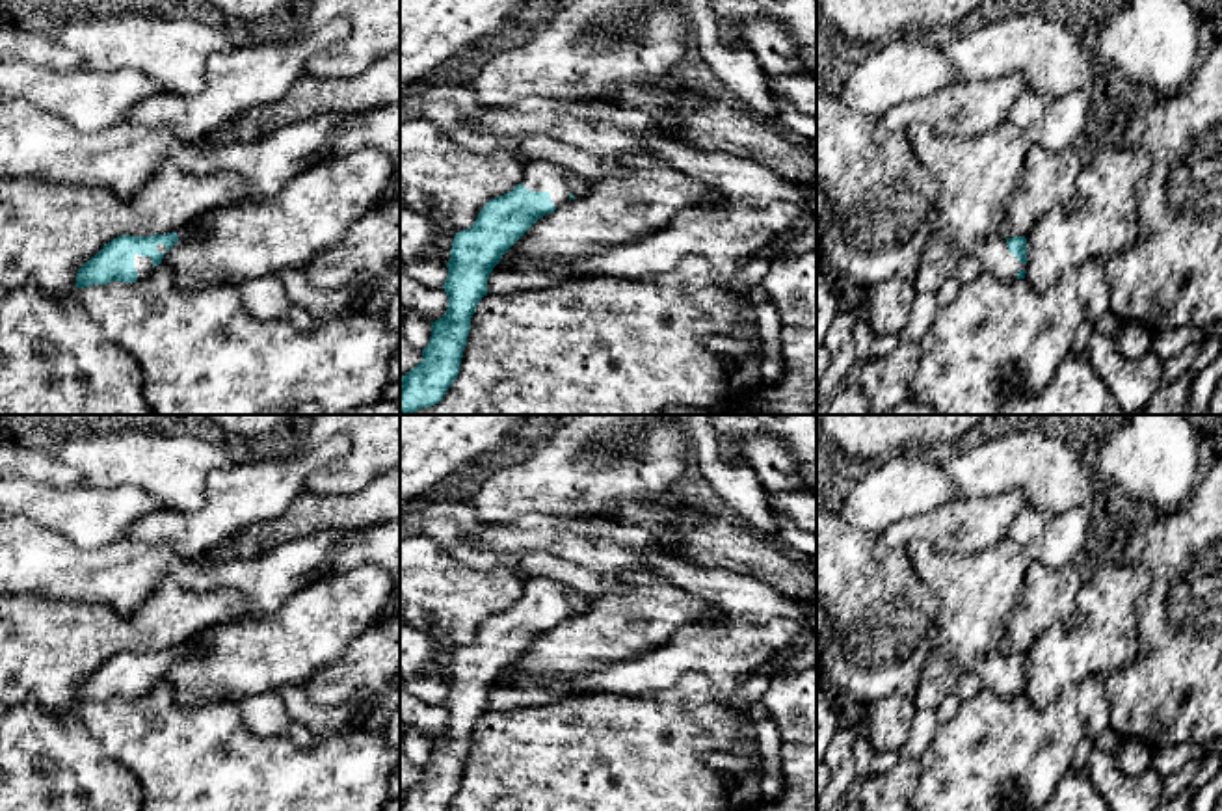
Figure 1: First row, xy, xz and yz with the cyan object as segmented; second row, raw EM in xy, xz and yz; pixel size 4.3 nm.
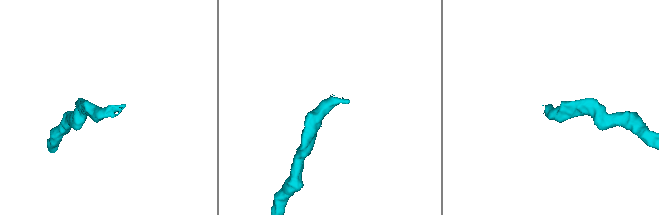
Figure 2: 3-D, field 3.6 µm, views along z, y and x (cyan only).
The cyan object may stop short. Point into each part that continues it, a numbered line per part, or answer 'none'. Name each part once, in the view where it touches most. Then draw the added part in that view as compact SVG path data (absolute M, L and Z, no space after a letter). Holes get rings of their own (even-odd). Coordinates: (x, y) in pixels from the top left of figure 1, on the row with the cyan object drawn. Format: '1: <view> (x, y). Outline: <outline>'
1: xy (144, 265). Outline: M136 253L134 255L134 268L138 272L138 281L139 281L153 270L153 259L141 257L141 255Z

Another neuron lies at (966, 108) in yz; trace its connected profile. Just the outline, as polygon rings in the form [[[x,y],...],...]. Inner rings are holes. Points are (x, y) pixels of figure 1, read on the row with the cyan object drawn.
[[[1021,73],[993,80],[956,82],[930,95],[906,100],[876,119],[874,141],[898,128],[924,123],[941,136],[980,136],[1008,121],[1008,110],[1027,91]]]

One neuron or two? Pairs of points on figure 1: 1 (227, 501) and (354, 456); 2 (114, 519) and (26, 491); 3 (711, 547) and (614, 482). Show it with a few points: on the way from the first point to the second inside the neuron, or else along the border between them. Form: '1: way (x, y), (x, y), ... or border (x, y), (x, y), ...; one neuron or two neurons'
1: border (352, 441), (346, 436), (333, 436), (287, 451); two neurons
2: way (92, 516), (49, 506); one neuron
3: border (668, 499), (624, 501), (603, 518); two neurons

